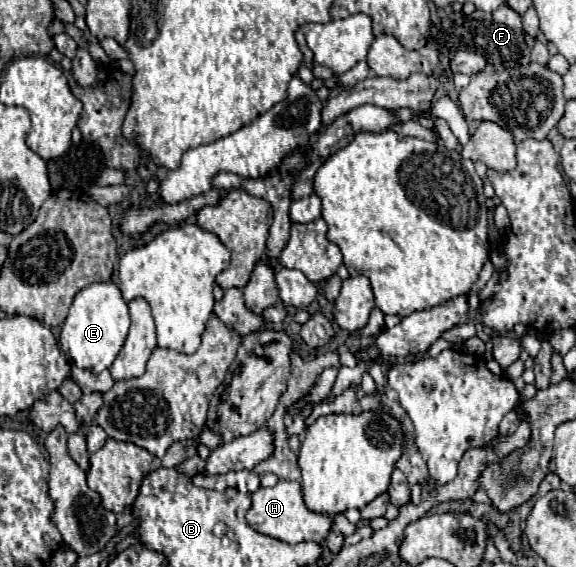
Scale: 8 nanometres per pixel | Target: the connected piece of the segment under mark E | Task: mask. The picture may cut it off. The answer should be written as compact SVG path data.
M114 282L90 284L76 294L70 306L70 312L60 332L60 346L78 368L98 374L110 368L112 362L116 360L128 336L128 328L130 328L128 304L124 302L120 288Z

